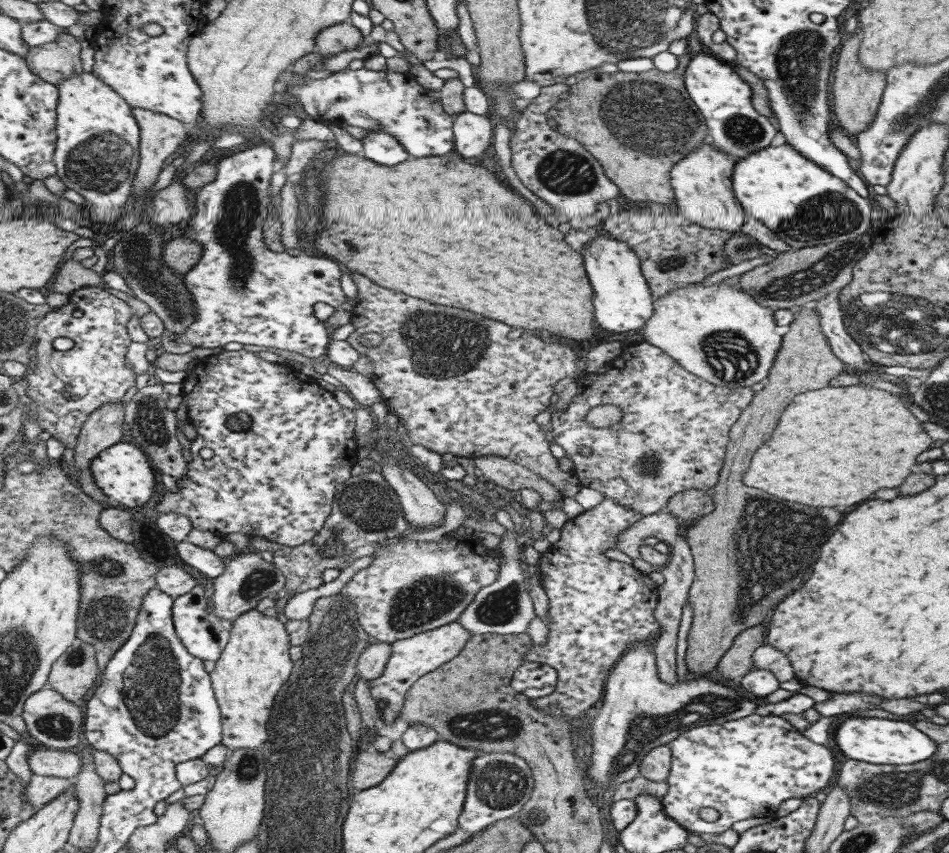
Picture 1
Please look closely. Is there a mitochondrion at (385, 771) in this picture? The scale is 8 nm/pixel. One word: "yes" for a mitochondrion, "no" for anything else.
no

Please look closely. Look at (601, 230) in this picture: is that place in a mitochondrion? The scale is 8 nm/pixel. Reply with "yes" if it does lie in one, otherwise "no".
no

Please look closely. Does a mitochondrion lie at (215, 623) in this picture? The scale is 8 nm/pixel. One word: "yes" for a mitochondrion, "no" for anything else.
no

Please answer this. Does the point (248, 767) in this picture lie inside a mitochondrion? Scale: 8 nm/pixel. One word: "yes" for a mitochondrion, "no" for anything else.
yes

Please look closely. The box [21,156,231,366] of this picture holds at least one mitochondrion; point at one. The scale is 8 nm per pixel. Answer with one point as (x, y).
(142, 262)

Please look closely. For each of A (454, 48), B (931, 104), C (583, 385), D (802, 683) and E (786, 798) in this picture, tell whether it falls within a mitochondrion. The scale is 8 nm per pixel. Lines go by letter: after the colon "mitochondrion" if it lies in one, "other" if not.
A: mitochondrion
B: mitochondrion
C: other
D: other
E: other

